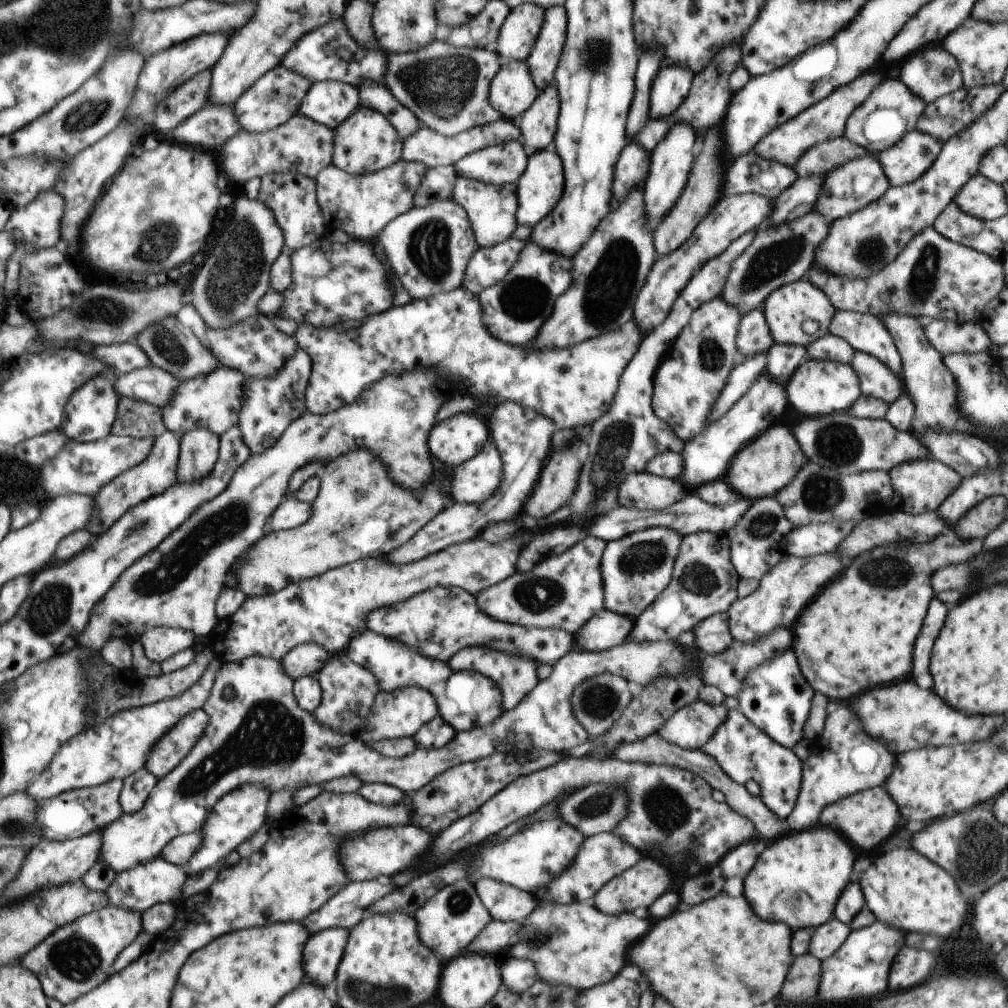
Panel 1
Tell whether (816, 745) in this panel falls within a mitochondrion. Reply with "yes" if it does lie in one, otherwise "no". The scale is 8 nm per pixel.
no

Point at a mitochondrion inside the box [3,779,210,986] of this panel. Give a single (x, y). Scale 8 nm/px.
(77, 959)

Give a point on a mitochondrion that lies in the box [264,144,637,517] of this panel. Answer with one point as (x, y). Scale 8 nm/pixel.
(524, 298)

